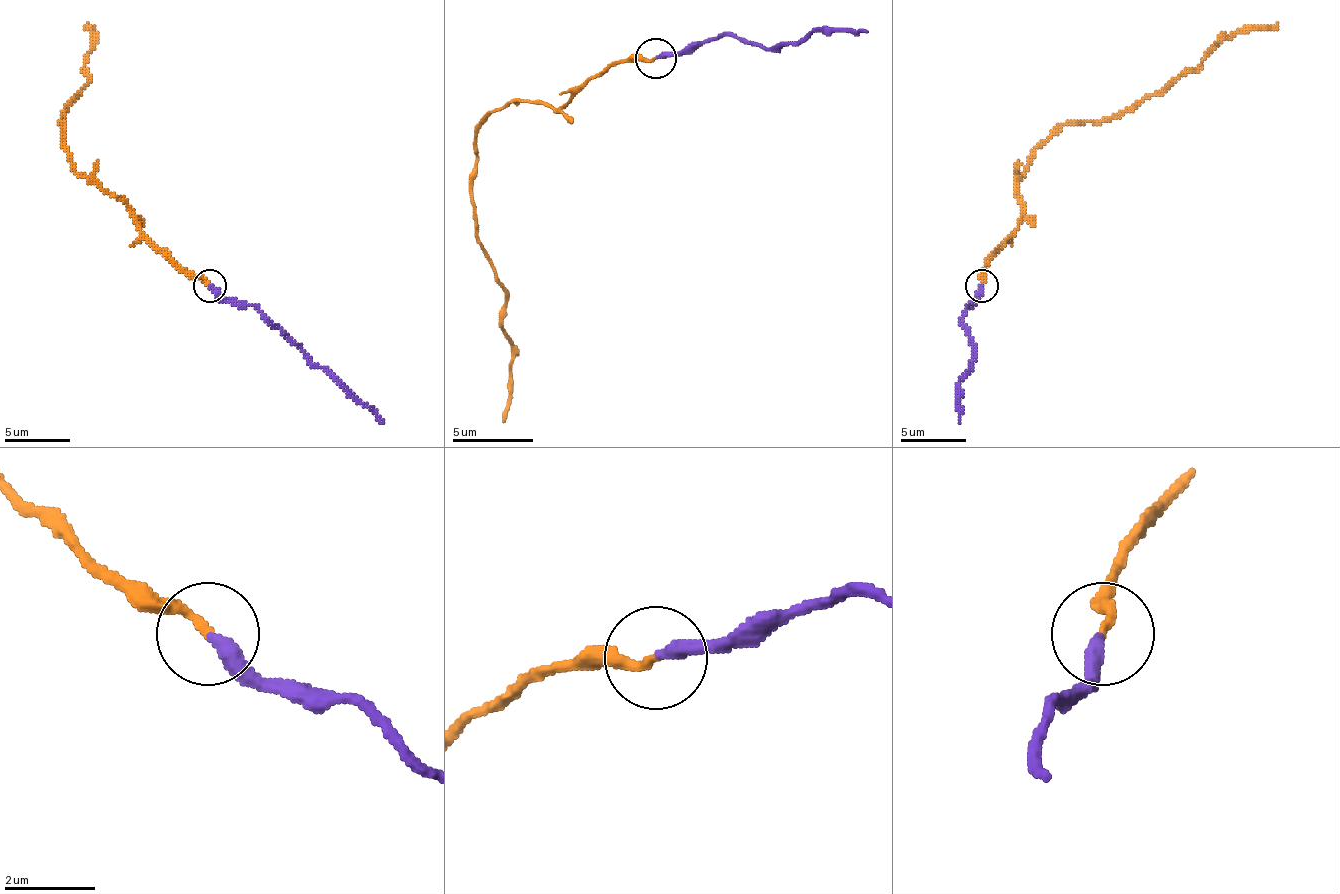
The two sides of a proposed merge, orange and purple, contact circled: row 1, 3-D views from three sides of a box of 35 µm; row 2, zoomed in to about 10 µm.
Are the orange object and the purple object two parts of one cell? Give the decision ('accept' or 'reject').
reject

